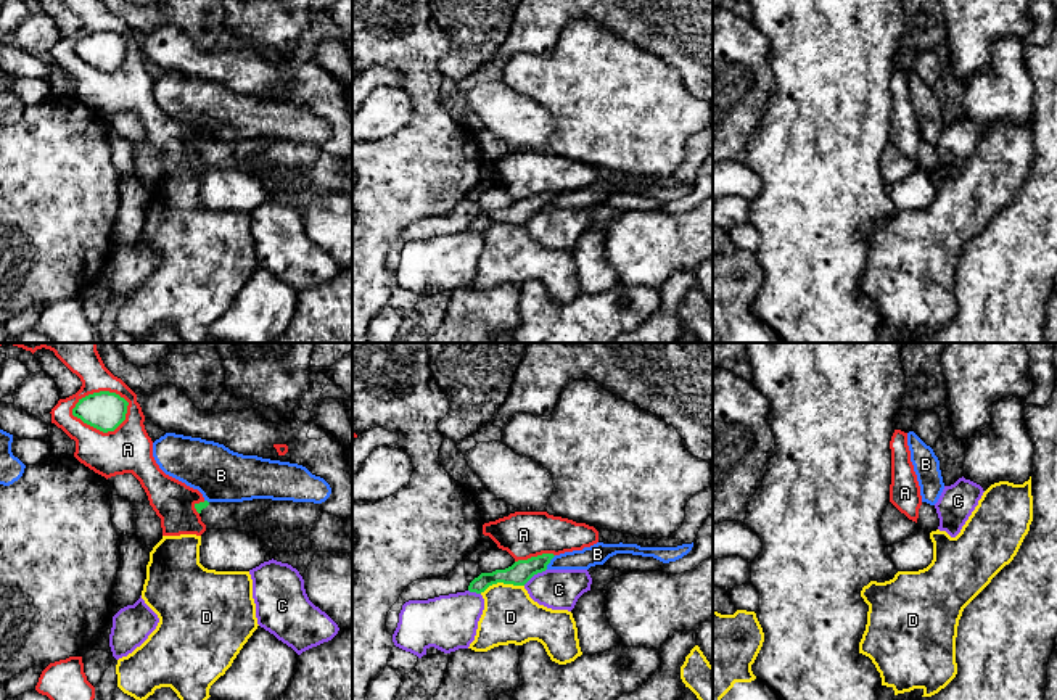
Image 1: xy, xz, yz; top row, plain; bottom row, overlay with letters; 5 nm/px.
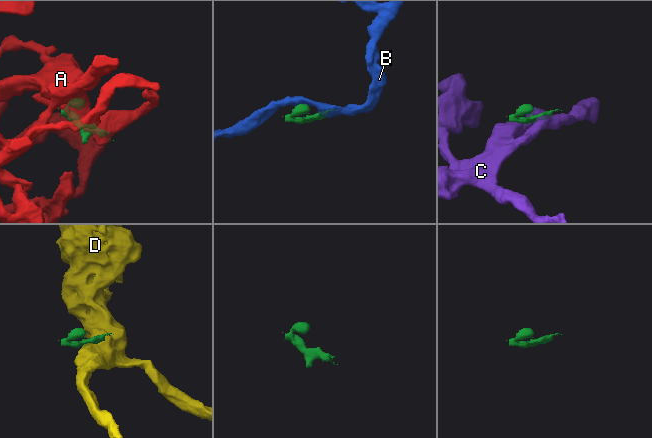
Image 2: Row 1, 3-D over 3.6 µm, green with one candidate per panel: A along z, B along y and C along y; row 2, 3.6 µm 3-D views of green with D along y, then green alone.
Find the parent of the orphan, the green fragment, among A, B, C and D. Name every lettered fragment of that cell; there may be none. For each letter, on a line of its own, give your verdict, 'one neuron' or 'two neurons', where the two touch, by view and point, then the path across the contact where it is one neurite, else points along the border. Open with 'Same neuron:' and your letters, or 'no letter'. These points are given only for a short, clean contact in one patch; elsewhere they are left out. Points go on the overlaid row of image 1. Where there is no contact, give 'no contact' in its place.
Same neuron: no letter
A: two neurons; contact xy (97, 393)
B: two neurons; contact xz (549, 562); border xz (555, 555), (546, 568)
C: two neurons; contact xz (534, 573)
D: two neurons; contact xz (501, 581); border xz (523, 584), (493, 583), (480, 592)

